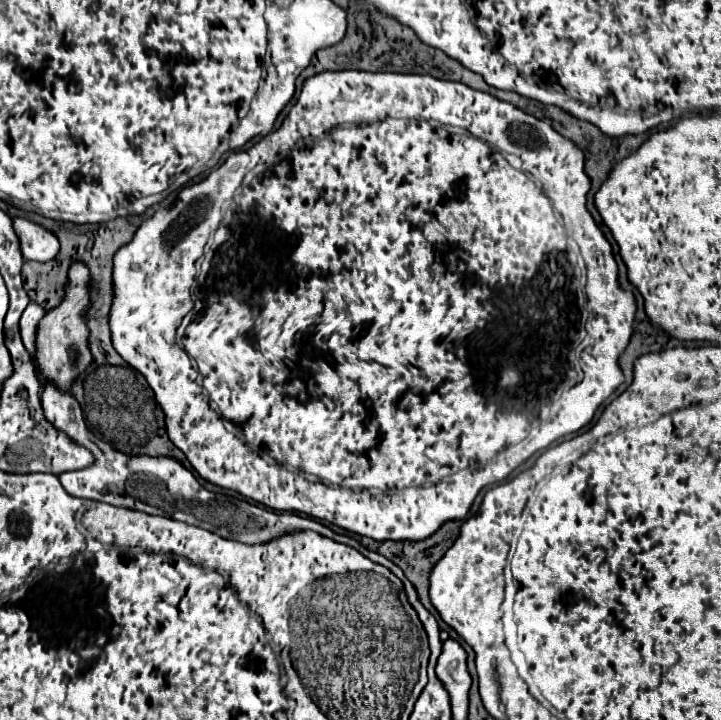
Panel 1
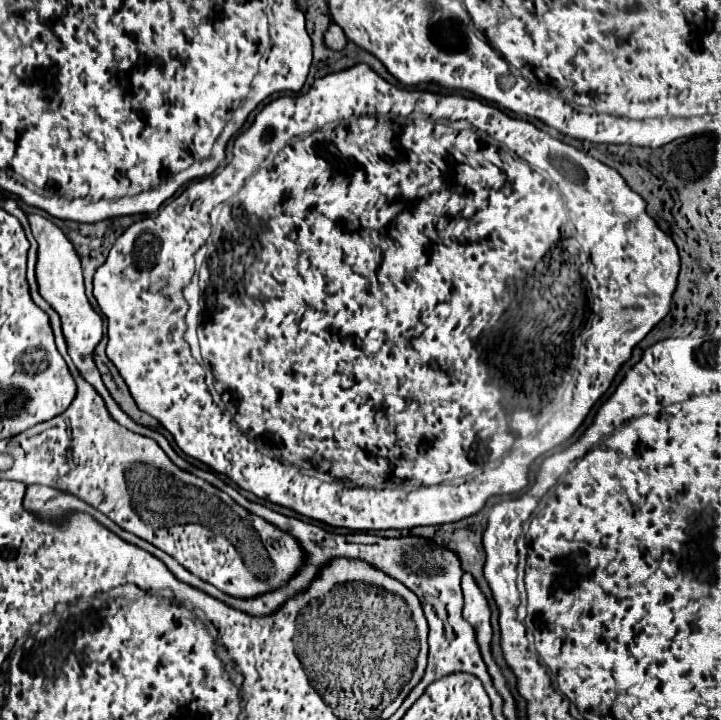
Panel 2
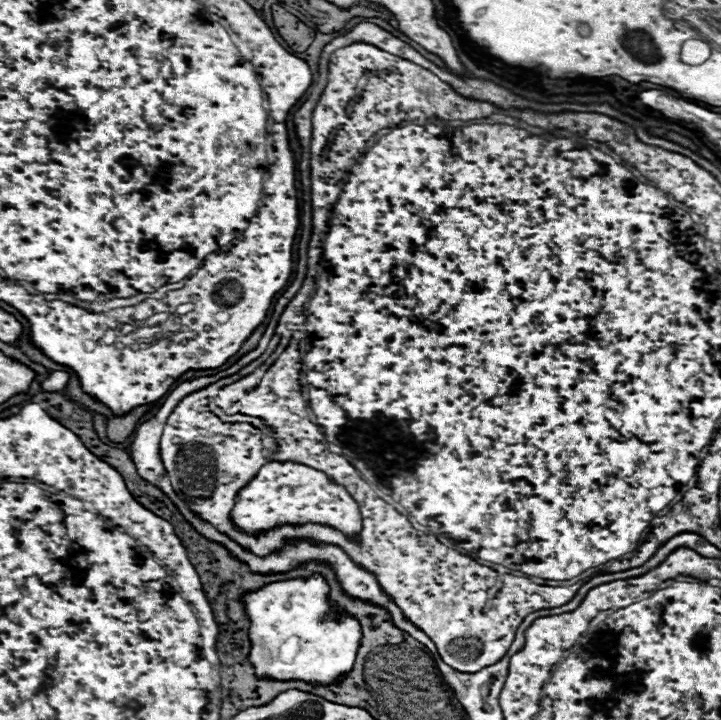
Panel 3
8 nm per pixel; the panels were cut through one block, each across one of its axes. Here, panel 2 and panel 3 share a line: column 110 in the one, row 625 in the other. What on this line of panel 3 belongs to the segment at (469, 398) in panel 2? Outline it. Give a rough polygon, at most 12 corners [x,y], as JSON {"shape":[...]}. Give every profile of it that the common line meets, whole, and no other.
{"shape":[[320,572],[242,594],[258,678],[328,686],[362,626]]}

